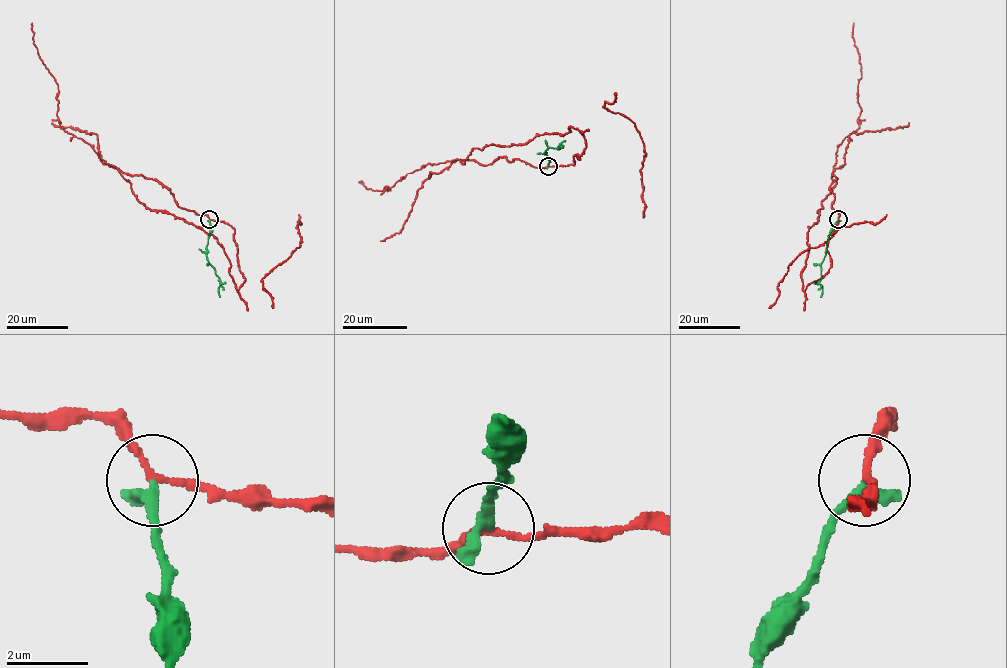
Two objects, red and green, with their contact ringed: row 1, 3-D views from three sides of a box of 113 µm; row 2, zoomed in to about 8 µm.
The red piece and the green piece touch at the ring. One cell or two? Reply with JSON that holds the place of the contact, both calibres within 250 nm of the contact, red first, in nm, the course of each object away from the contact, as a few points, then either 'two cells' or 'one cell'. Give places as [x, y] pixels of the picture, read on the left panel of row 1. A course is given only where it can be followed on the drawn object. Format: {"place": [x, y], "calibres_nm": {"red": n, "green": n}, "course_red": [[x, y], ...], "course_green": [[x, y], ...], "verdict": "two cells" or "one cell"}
{"place": [209, 219], "calibres_nm": {"red": 150, "green": 240}, "course_red": [[210, 220], [179, 207], [168, 188], [152, 178], [120, 171], [60, 127], [58, 84], [39, 55], [31, 23]], "course_green": [[210, 220], [207, 257], [220, 282], [220, 297]], "verdict": "two cells"}

